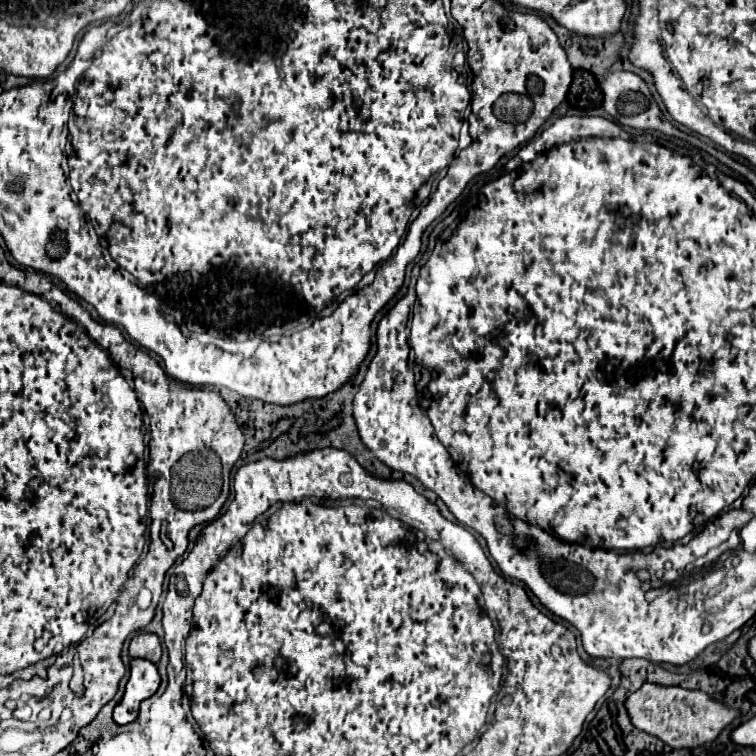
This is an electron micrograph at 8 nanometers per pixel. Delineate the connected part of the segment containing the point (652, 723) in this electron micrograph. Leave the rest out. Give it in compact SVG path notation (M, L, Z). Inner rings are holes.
M644 684L640 690L628 696L626 710L632 724L672 748L698 748L714 742L726 726L740 718L740 712L708 696L702 690L686 690L680 686Z

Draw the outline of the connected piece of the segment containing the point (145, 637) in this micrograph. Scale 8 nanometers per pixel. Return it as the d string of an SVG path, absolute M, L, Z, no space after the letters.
M140 632L130 642L130 656L132 658L146 658L156 664L160 660L160 654L162 654L160 638L152 632Z

